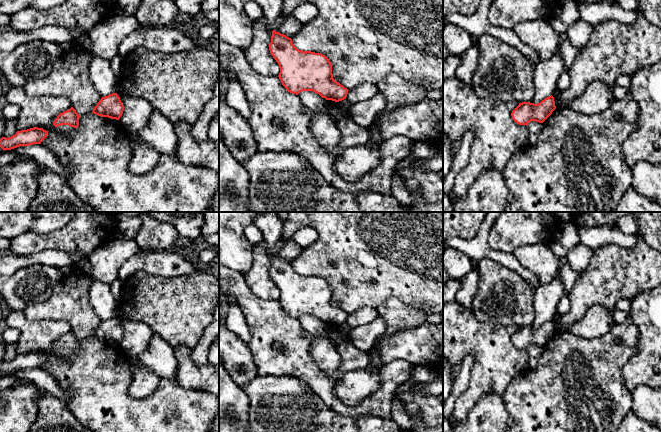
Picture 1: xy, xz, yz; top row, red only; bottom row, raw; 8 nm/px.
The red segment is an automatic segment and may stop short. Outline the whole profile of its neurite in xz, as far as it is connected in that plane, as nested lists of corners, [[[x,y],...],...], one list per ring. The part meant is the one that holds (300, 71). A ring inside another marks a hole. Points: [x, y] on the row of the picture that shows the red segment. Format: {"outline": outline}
{"outline": [[[275,30],[272,31],[269,50],[279,65],[278,77],[288,92],[298,95],[302,91],[313,91],[322,98],[335,102],[346,99],[349,90],[334,80],[332,64],[325,55],[299,50],[294,46],[291,38]]]}

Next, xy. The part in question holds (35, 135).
{"outline": [[[38,127],[17,131],[15,135],[9,138],[2,137],[0,139],[0,147],[6,151],[20,146],[41,144],[47,135],[48,131]]]}

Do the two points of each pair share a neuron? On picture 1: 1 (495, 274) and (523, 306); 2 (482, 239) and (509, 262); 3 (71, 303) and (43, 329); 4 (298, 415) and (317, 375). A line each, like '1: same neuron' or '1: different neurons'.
1: same neuron
2: same neuron
3: different neurons
4: different neurons

